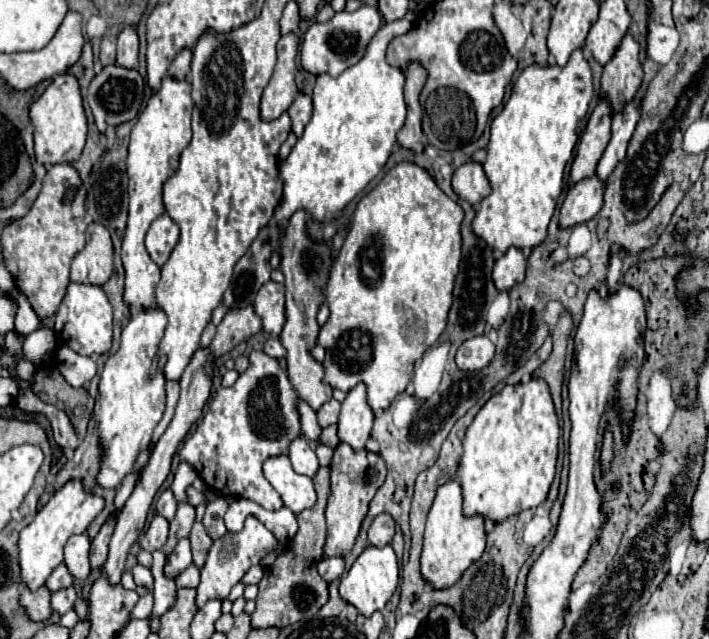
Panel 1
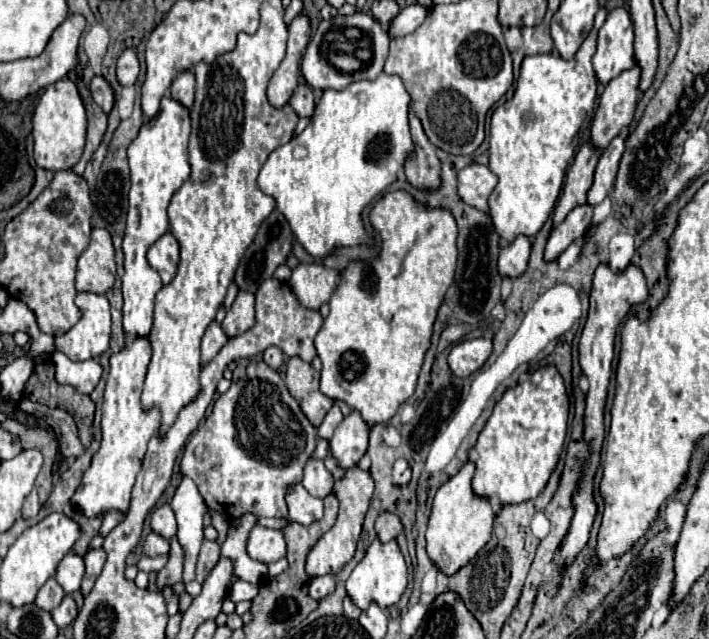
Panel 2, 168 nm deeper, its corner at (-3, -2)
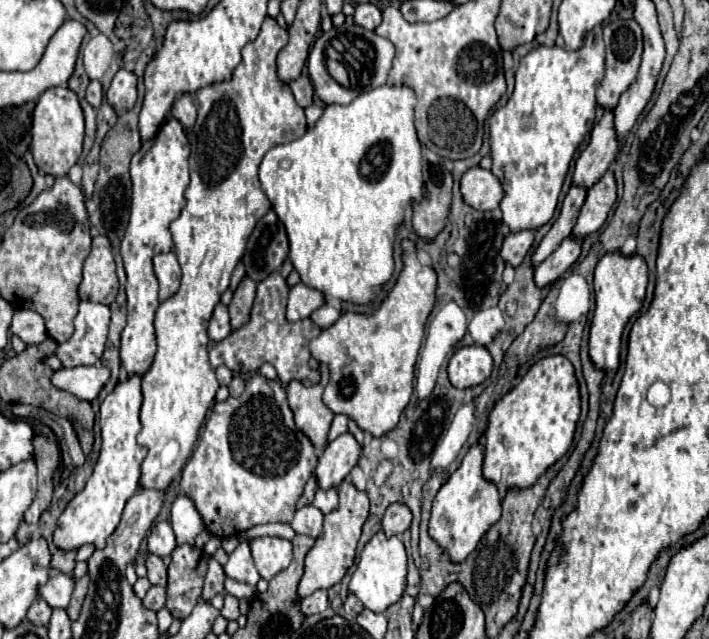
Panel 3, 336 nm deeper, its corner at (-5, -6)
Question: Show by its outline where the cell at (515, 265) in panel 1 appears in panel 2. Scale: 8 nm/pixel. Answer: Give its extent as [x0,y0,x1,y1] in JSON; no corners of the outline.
[488,29,598,279]

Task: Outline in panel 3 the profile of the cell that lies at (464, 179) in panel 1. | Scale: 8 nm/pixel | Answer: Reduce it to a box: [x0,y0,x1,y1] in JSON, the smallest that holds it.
[460,167,504,211]

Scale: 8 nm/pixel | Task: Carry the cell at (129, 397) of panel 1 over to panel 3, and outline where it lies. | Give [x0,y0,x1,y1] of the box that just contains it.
[54,375,144,551]

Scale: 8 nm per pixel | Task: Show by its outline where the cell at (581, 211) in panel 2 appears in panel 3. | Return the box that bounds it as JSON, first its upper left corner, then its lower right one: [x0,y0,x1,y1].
[534,237,580,289]

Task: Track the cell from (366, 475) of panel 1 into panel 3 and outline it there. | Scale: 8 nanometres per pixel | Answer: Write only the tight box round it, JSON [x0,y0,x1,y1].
[298,483,370,597]

